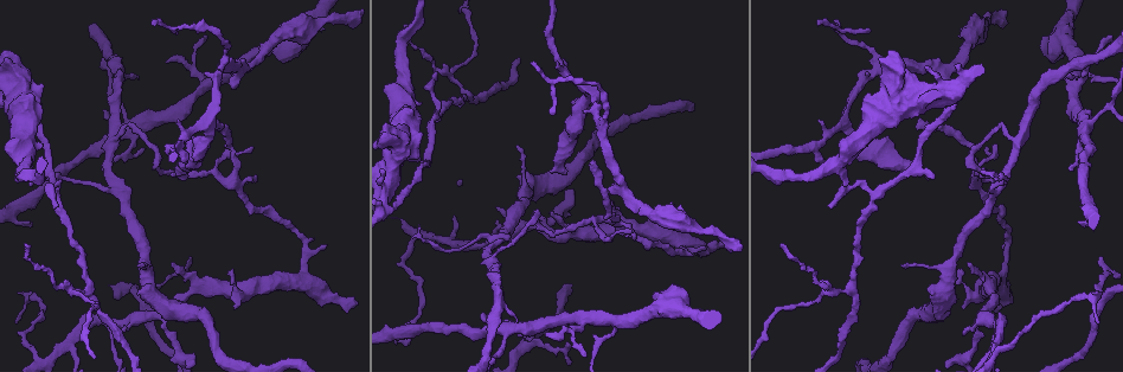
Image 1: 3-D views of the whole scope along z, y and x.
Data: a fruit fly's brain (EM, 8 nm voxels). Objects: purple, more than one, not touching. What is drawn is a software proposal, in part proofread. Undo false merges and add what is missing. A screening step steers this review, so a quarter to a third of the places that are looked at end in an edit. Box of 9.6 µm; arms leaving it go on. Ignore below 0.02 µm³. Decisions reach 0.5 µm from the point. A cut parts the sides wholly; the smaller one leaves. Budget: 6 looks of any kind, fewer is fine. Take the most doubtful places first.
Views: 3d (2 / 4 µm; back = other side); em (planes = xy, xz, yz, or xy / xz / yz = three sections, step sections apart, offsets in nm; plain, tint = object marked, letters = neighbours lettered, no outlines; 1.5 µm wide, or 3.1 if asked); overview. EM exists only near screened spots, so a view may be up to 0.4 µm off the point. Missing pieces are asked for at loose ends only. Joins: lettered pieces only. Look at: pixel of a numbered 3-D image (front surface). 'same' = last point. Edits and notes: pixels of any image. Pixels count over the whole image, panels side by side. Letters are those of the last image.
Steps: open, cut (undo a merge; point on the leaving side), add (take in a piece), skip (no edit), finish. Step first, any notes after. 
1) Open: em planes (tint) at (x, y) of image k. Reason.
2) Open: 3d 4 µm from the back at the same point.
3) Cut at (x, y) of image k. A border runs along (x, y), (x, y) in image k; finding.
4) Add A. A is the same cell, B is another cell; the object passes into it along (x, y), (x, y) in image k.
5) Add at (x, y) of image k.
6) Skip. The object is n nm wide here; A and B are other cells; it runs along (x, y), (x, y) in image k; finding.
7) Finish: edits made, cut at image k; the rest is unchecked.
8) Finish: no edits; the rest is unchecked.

Open: 3d 2 µm at (494, 263) of image 1. Three arms meet.

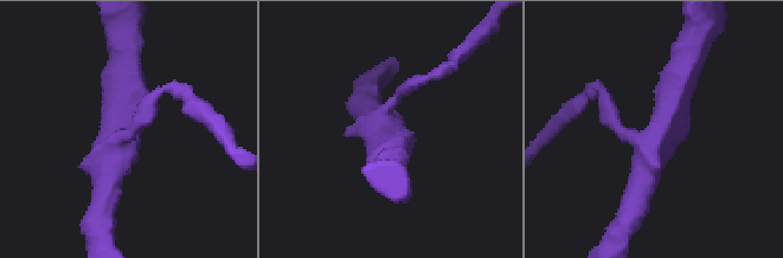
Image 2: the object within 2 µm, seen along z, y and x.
Open: em planes (letters) at (393, 133) of image 2. 3 arms meet here.

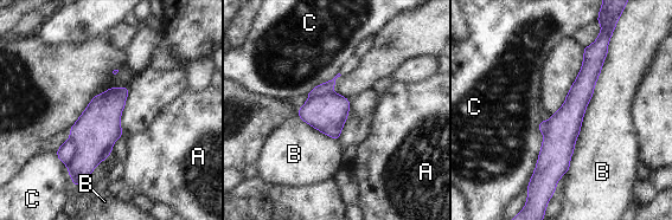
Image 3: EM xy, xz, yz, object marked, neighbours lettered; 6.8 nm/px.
Cut at (94, 134) of image 3. The object is 200 nm wide here; A, B and C are other cells; a border runs along (70, 137), (75, 153), (66, 164) in image 3; a second cell is stuck on.

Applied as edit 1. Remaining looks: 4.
Open: 3d 2 µm at (537, 216) of image 1. Sharp bend.

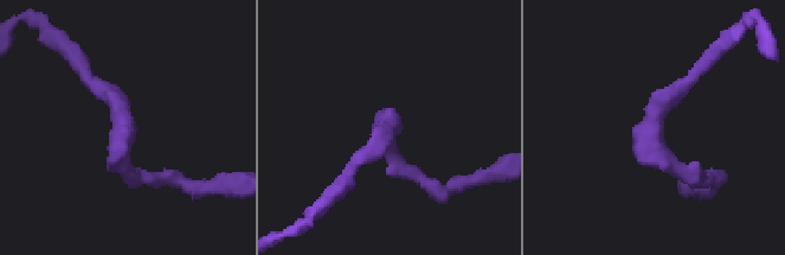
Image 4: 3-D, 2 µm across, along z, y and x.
Open: em planes (letters) at (386, 126) of image 4. Shape alone is not enough.

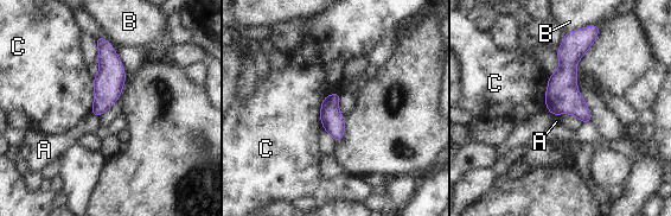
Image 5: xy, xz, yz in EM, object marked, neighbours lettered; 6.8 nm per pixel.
Skip. A, B and C are other cells; a border runs along (336, 93), (321, 102), (323, 128) in image 5; all the same cell.

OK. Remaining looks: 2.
Open: overview. Redraw.

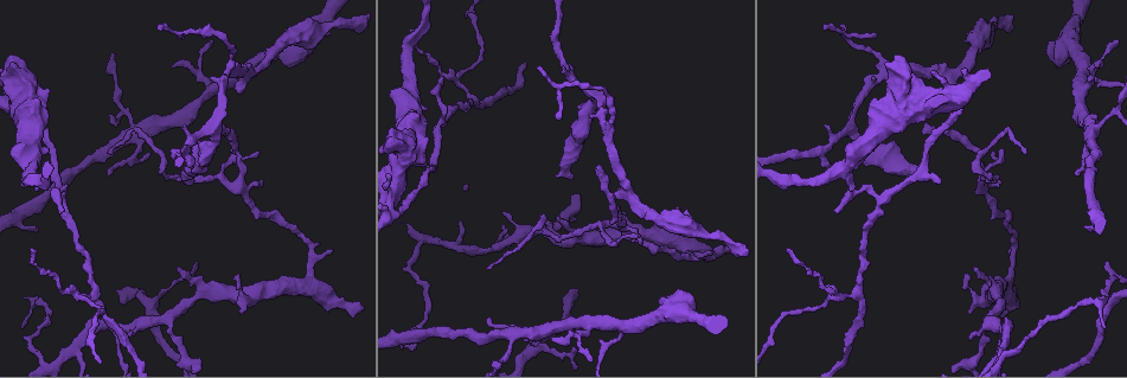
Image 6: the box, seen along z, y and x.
Open: em planes (letters) at (939, 182) of image 6. Branch stops here.

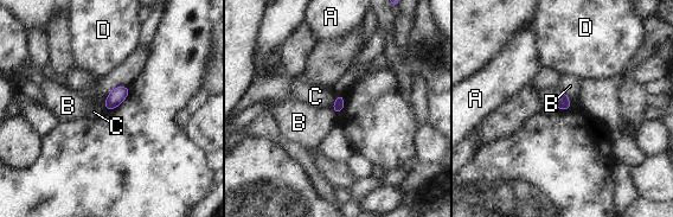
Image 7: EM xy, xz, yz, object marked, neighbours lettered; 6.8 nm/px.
Skip. The longest contact is with B, 220 nm; A, B, C and D are other cells; a border runs along (128, 87), (115, 87), (103, 107) in image 7; no lettered piece goes on from it.

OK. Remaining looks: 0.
Finish: edits made, cut at image 3; the rest is unchecked.

